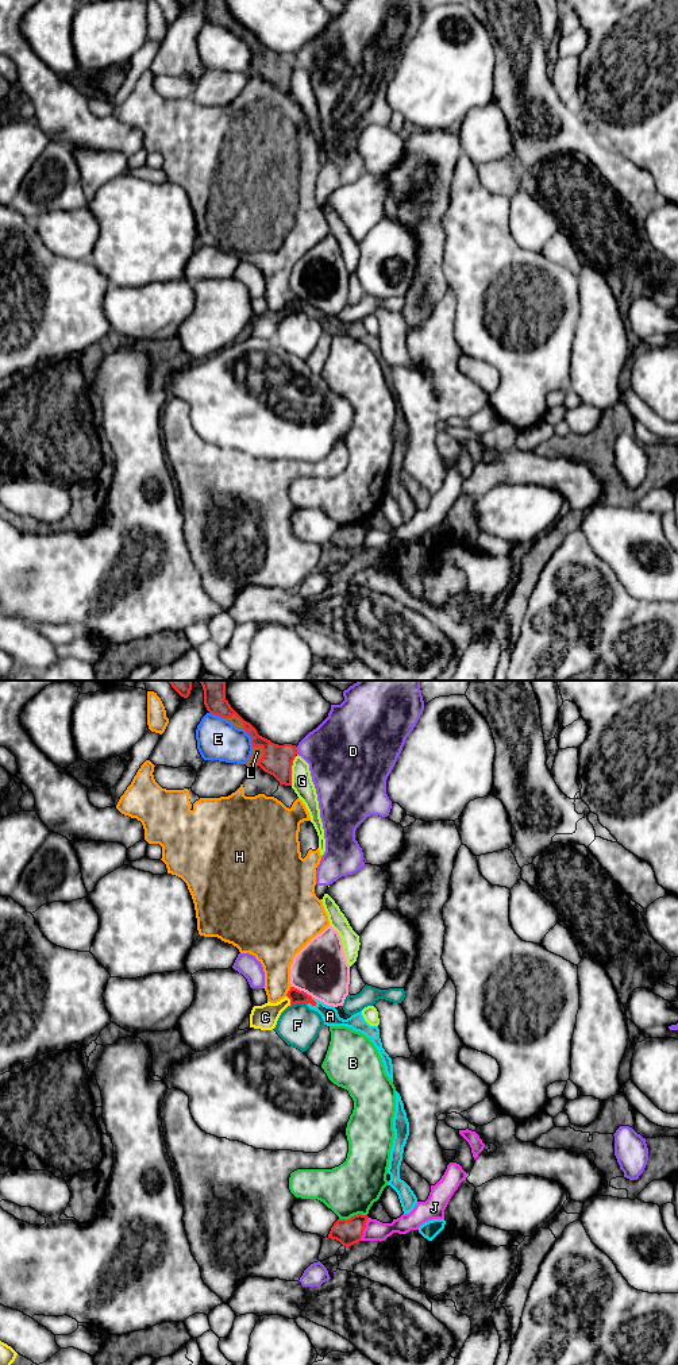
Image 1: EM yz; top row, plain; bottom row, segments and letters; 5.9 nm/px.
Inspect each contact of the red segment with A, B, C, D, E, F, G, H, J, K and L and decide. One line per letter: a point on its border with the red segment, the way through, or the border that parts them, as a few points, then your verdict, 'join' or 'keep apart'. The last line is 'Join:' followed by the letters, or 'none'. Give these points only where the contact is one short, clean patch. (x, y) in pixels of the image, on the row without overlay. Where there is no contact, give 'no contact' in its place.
A: meets red in yz at (311, 312); runs through yz (293, 303), (305, 307), (311, 312), (319, 315), (330, 324); join
B: meets red in yz at (354, 524); keep apart
C: meets red in yz at (291, 309); border along yz (287, 304), (291, 313); keep apart
D: meets red in yz at (296, 60); keep apart
E: meets red in yz at (250, 45); keep apart
F: meets red in yz at (297, 311); keep apart
G: meets red in yz at (291, 80); keep apart
H: meets red in yz at (288, 300); keep apart
J: meets red in yz at (363, 538); border along yz (368, 525), (359, 548); keep apart
K: meets red in yz at (303, 300); keep apart
L: meets red in yz at (264, 64); join
Join: A, L

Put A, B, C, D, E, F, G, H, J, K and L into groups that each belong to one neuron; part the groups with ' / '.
A L / B / C / D / E / F / G / H / J / K

